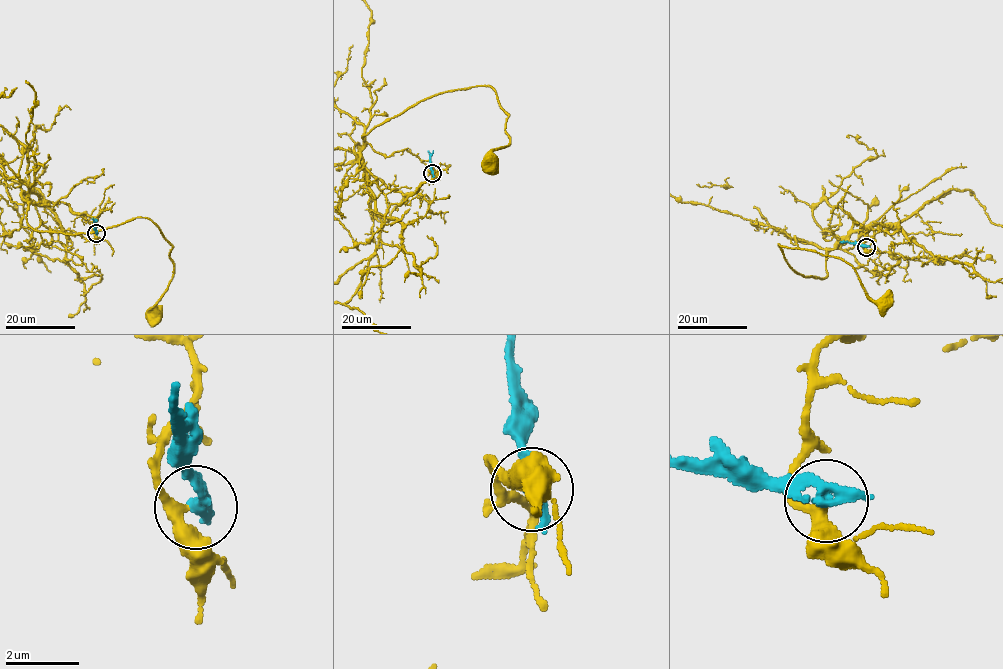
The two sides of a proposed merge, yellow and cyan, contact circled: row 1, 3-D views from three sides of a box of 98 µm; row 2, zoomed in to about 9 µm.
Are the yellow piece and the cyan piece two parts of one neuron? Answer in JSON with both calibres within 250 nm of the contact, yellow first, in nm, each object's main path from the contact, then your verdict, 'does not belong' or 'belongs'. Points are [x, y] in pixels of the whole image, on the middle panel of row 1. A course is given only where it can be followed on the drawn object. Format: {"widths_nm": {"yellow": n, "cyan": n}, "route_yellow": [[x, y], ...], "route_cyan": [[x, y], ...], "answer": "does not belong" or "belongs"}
{"widths_nm": {"yellow": 300, "cyan": 400}, "route_yellow": [[431, 173], [414, 193], [392, 191], [363, 165], [362, 135], [436, 94], [487, 85], [509, 138], [487, 166]], "route_cyan": [[432, 173], [433, 150]], "answer": "does not belong"}

